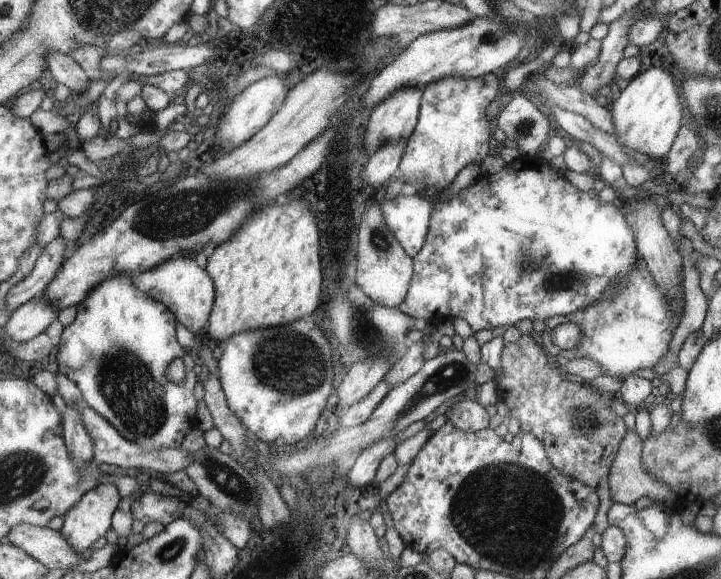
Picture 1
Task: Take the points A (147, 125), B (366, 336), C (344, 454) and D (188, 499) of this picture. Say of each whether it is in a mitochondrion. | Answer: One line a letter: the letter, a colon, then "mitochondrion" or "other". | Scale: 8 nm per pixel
A: other
B: mitochondrion
C: mitochondrion
D: other

